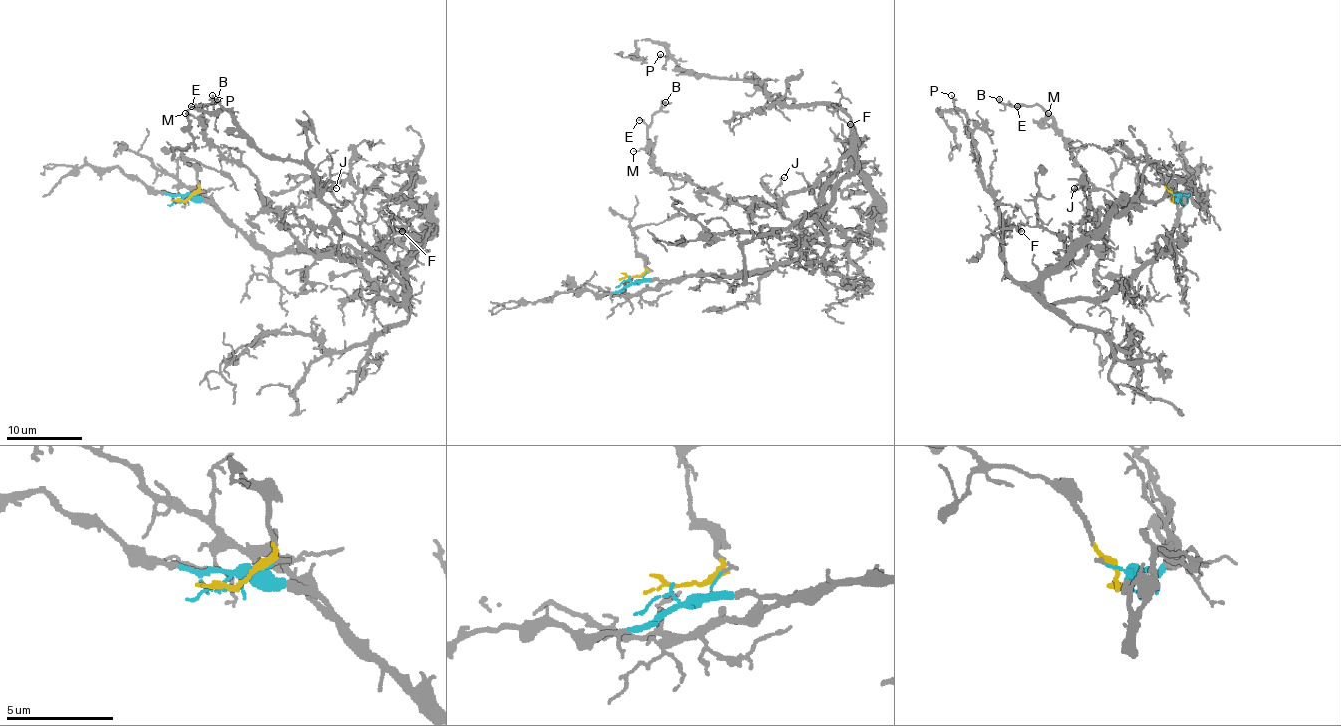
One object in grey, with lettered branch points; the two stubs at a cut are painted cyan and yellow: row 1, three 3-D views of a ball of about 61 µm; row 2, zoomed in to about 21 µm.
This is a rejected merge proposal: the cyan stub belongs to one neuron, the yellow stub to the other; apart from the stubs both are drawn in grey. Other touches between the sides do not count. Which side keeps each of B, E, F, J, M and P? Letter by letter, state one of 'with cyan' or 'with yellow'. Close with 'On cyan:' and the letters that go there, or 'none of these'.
B: with cyan
E: with cyan
F: with cyan
J: with cyan
M: with cyan
P: with cyan
On cyan: B, E, F, J, M, P

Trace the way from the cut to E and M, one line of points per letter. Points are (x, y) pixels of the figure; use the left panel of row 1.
E: (181, 201), (272, 252), (346, 254), (404, 301), (395, 265), (314, 255), (191, 106)
M: (181, 201), (272, 252), (346, 254), (404, 301), (395, 265), (314, 255), (185, 114)

